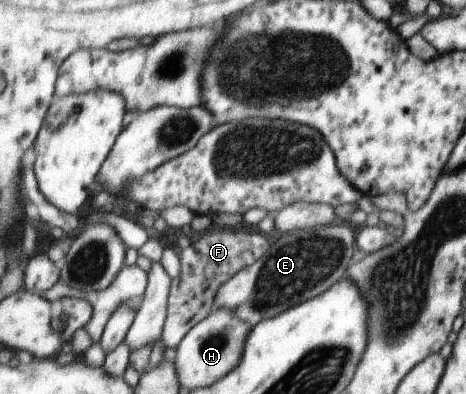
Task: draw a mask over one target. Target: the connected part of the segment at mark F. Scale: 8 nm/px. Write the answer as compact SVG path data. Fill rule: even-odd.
M210 227L180 252L180 273L172 280L163 327L164 345L176 347L190 328L214 309L214 297L228 279L260 259L271 246L261 233L252 231L214 231Z

